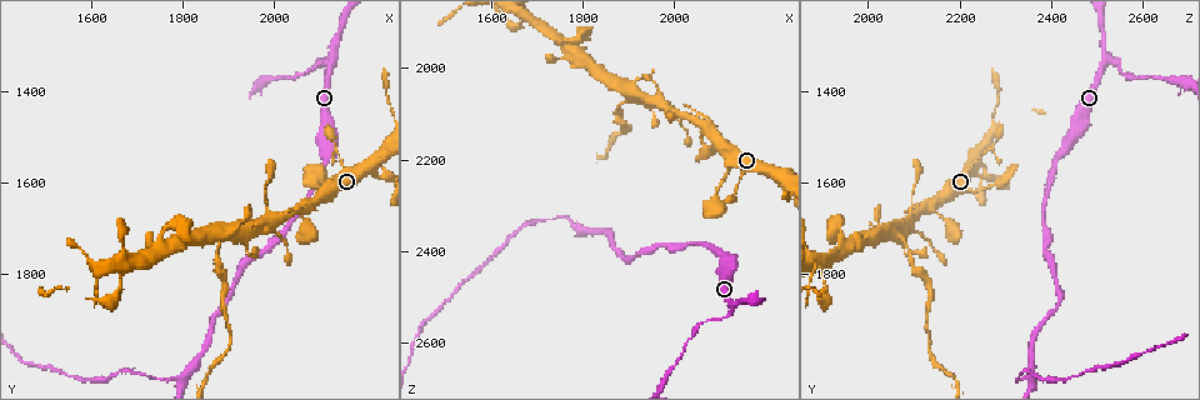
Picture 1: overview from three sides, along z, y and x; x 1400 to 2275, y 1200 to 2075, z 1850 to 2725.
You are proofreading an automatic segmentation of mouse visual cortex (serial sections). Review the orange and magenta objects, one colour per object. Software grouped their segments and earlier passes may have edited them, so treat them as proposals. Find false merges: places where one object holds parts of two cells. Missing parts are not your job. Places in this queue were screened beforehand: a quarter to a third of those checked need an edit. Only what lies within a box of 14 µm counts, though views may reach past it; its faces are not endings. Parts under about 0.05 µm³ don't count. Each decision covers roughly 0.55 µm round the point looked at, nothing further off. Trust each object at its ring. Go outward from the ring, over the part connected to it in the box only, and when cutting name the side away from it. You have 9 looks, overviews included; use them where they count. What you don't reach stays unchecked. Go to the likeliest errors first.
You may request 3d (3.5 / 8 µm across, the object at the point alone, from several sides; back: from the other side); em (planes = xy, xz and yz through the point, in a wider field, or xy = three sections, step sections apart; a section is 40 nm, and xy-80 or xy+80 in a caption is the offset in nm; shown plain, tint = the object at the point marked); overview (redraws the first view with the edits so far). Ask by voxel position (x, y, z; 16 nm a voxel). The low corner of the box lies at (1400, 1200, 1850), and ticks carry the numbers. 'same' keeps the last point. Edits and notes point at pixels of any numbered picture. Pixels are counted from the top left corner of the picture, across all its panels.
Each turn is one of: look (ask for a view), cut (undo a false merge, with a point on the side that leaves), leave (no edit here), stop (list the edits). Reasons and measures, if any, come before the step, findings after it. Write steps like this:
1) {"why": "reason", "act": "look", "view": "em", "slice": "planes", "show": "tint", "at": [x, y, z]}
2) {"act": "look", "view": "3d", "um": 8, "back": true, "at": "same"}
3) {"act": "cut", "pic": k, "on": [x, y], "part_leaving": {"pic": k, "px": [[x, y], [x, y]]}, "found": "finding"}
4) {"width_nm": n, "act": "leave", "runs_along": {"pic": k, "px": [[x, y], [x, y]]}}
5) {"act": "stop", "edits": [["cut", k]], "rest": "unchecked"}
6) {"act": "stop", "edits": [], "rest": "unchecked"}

{"act": "look", "view": "3d", "um": 3.5, "at": [2145, 1535, 2255]}

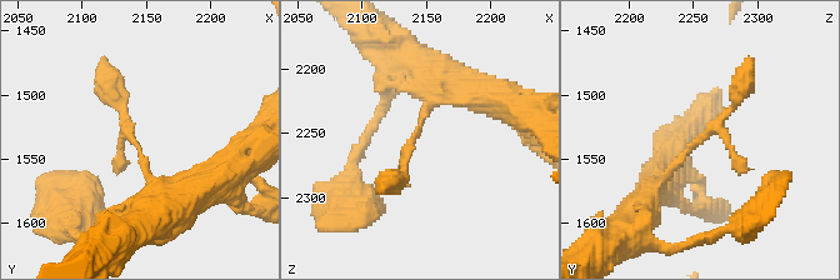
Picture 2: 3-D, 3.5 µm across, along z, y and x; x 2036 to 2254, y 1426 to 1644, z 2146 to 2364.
{"act": "look", "view": "em", "slice": "planes", "show": "tint", "at": [2142, 1536, 2252]}

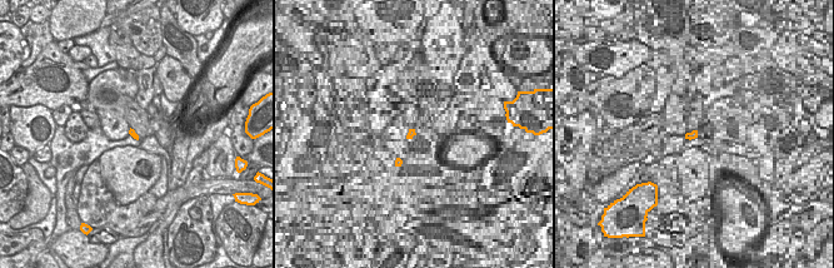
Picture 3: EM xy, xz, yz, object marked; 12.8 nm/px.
{"why": "another direction", "act": "look", "view": "em", "slice": "xy", "step": 3, "show": "tint", "at": "same"}

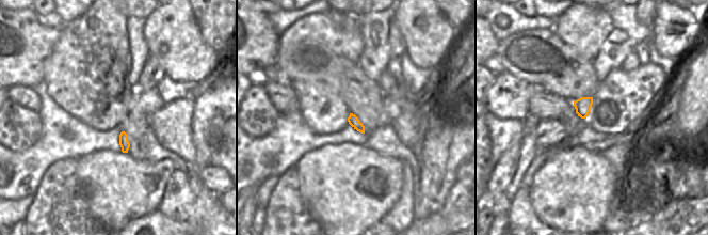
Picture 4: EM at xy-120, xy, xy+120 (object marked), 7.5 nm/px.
{"act": "leave", "runs_along": {"pic": 2, "px": [[644, 200], [736, 104], [743, 85]]}, "found": "continuous, no second cell"}

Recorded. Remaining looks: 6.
{"why": "thick turns thin", "act": "look", "view": "3d", "um": 3.5, "at": [1880, 1755, 2095]}

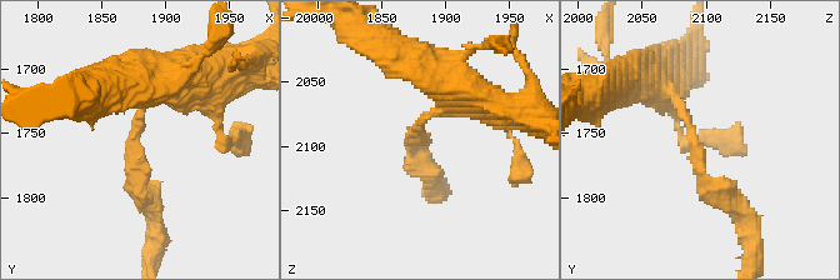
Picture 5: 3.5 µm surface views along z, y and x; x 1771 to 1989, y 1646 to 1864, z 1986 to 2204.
{"arm_widths_nm": [150, 200], "act": "look", "view": "em", "slice": "xy", "step": 5, "show": "tint", "at": [1876, 1758, 2090]}

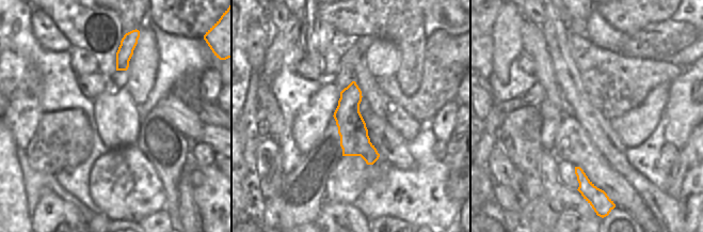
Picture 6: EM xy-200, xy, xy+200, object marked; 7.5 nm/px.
{"act": "look", "view": "em", "slice": "xy", "step": 3, "show": "tint", "at": "same"}

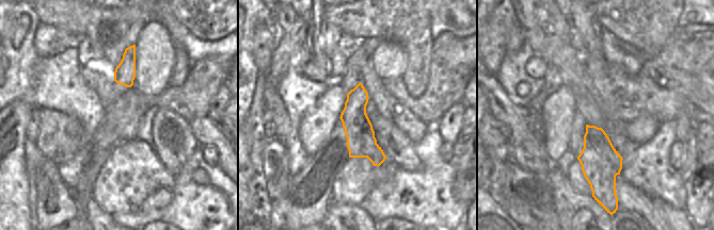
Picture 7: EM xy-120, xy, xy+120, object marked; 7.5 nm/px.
{"act": "cut", "pic": 5, "on": [145, 174], "part_leaving": {"pic": 5, "px": [[138, 130], [134, 191], [156, 223]]}, "found": "two cells meet here"}

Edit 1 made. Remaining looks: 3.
{"act": "look", "view": "overview"}

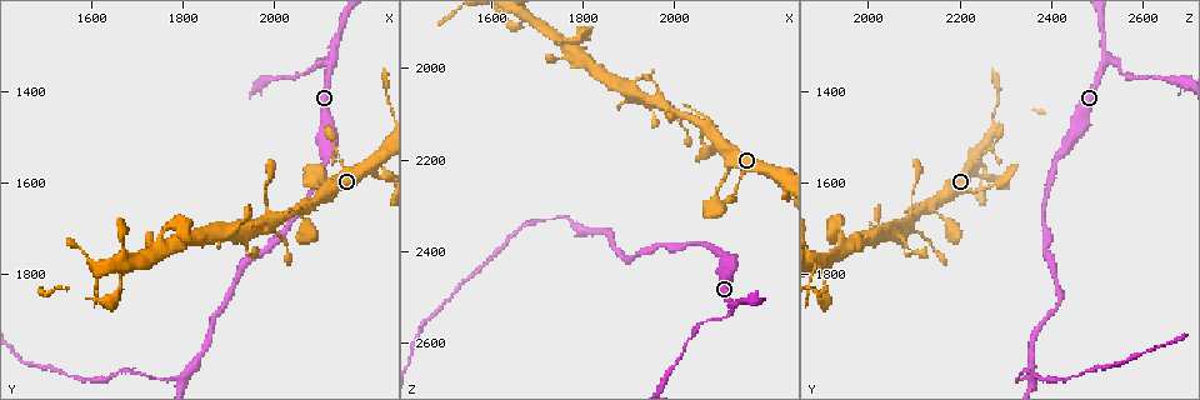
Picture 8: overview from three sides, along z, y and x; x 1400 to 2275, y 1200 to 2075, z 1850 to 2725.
{"why": "side arm on a straight run", "act": "look", "view": "3d", "um": 8, "at": [2125, 1340, 2520]}

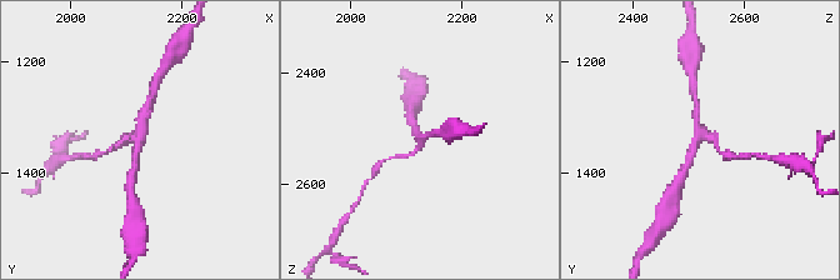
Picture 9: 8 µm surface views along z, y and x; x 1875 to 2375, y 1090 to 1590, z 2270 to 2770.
{"arms": 3, "arm_widths_nm": [150, 200, 250], "why": "now the EM", "act": "look", "view": "em", "slice": "xy", "step": 1, "show": "tint", "at": [2130, 1335, 2520]}

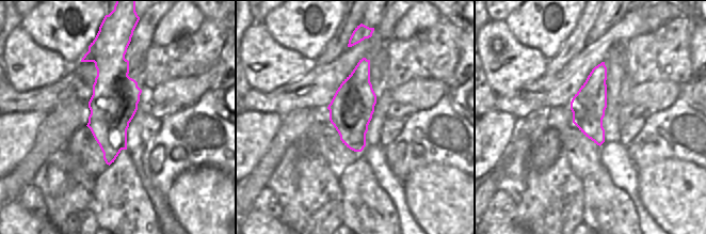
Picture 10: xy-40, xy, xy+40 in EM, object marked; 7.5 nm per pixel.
{"act": "cut", "pic": 9, "on": [118, 145], "part_leaving": {"pic": 9, "px": [[134, 139], [124, 138], [94, 156]]}, "found": "a second cell is stuck on"}

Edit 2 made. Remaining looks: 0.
{"act": "stop", "edits": [["cut", 5], ["cut", 9]], "rest": "unchecked"}

